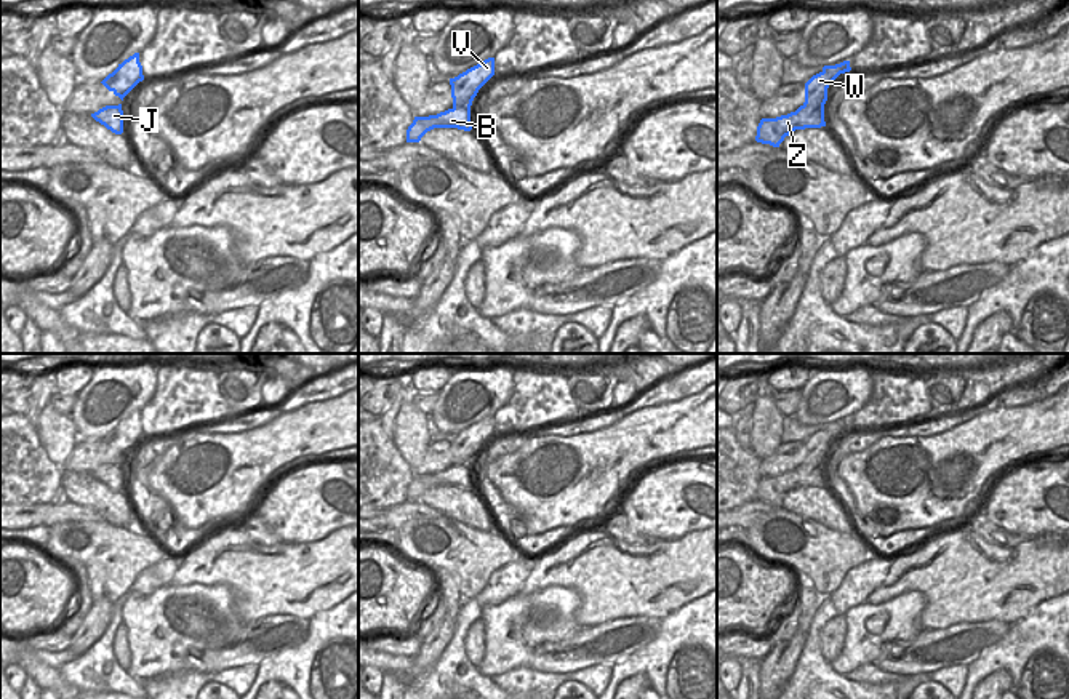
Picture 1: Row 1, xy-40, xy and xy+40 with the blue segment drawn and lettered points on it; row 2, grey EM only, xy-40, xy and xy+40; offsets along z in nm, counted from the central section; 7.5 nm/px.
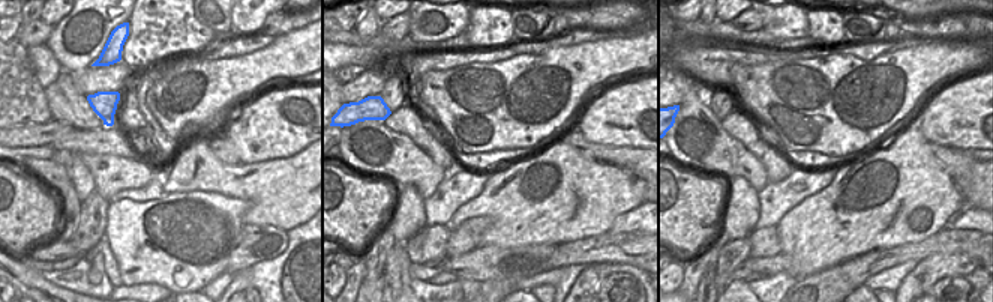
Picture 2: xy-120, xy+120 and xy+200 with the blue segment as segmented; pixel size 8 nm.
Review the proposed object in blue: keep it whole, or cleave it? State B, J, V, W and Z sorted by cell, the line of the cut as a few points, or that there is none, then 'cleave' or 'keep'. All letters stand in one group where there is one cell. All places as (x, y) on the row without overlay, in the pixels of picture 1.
groups B J Z / V W; cut xy+40 (804, 461), (823, 467); cleave

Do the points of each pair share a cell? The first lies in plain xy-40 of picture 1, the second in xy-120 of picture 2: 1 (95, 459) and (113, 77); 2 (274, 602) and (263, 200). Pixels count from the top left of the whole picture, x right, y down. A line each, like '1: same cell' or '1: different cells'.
1: same cell
2: same cell

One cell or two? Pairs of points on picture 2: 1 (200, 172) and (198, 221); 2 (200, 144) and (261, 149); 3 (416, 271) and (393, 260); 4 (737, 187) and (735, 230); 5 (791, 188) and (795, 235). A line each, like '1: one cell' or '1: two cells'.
1: two cells
2: two cells
3: two cells
4: one cell
5: two cells

